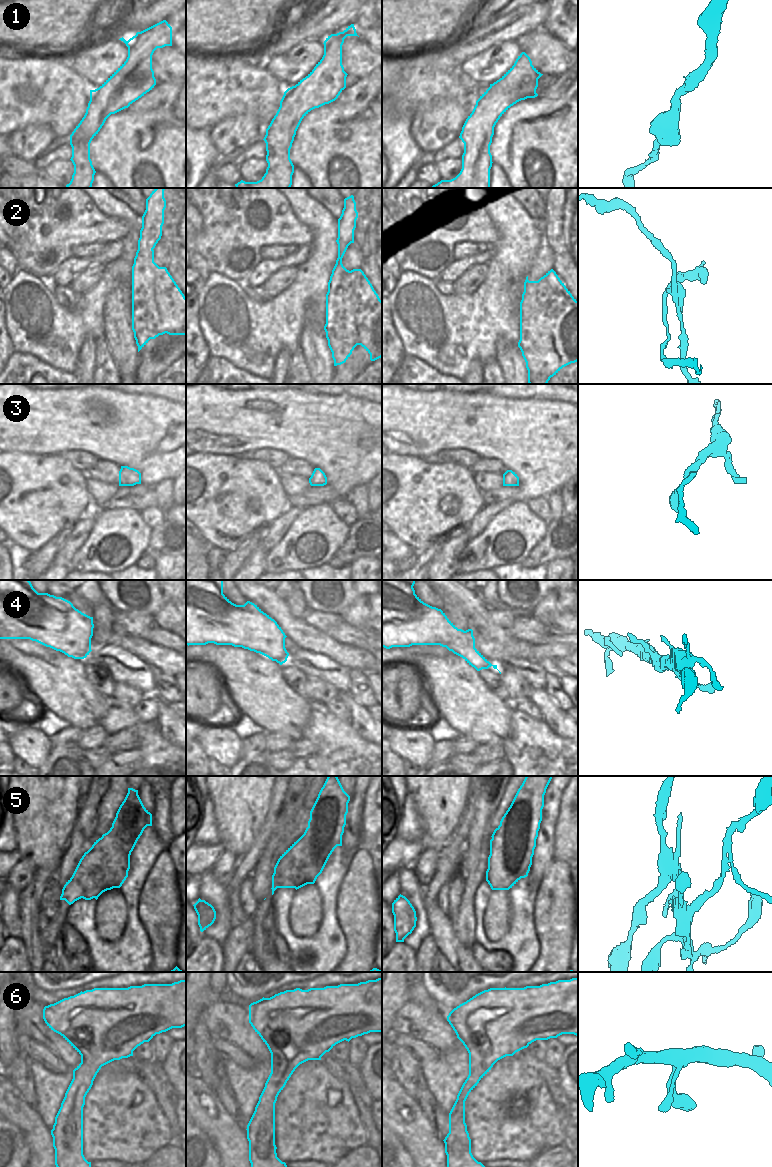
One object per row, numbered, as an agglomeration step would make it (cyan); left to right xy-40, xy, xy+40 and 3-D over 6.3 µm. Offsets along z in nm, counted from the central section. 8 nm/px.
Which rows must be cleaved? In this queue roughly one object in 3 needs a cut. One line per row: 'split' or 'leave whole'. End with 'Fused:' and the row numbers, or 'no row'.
1: leave whole
2: split
3: leave whole
4: leave whole
5: split
6: leave whole
Fused: 2, 5

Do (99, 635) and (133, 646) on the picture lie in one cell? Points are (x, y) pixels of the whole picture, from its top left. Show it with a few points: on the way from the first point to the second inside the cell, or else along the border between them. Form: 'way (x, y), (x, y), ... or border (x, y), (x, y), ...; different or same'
border (110, 630), (104, 644); different

